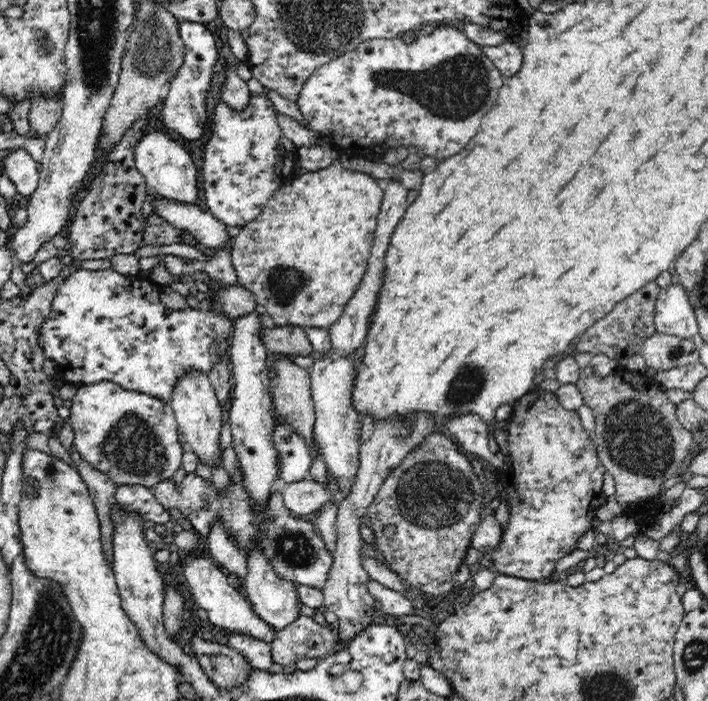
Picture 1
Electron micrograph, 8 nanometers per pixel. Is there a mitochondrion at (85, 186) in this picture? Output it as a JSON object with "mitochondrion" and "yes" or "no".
{"mitochondrion":"no"}

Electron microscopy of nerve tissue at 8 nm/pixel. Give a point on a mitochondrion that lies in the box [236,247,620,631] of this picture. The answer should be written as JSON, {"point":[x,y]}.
{"point":[438,489]}

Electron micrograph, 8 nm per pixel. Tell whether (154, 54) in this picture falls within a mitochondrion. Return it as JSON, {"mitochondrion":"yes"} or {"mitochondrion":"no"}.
{"mitochondrion":"yes"}

